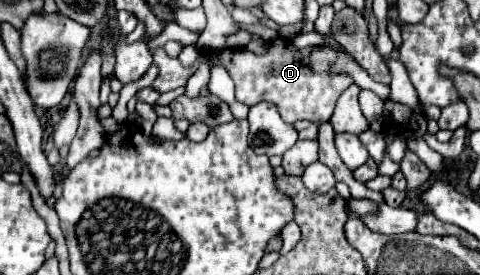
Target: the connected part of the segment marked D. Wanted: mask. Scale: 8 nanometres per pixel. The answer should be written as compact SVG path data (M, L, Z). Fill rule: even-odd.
M277 39L269 45L269 53L257 57L247 49L225 49L209 53L209 63L223 63L235 81L237 101L245 105L257 105L261 101L275 103L285 123L295 123L307 119L313 123L323 123L331 119L339 95L353 83L345 73L331 75L329 63L335 61L335 53L327 47L307 47L295 49L291 41Z

